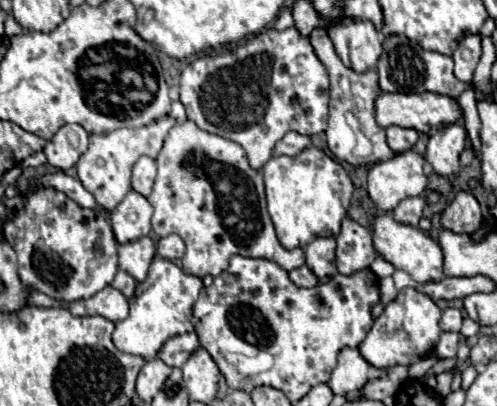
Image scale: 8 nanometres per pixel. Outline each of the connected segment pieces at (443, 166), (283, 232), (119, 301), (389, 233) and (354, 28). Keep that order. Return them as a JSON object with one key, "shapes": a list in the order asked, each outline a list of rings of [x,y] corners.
{"shapes":[[[[448,124],[430,136],[426,146],[426,160],[440,176],[452,176],[460,168],[460,154],[466,146],[466,130],[462,124]]],[[[304,148],[298,156],[274,156],[264,168],[268,214],[276,228],[276,236],[286,250],[306,248],[314,236],[338,236],[342,218],[346,216],[354,192],[348,172],[332,160],[324,150]]],[[[106,286],[88,300],[79,300],[66,306],[75,316],[104,316],[106,320],[120,322],[128,316],[128,300],[112,286]]],[[[378,212],[378,216],[372,220],[372,236],[374,236],[376,250],[394,268],[410,274],[410,278],[416,280],[418,284],[438,282],[444,276],[444,272],[442,272],[442,250],[440,250],[438,242],[434,242],[426,232],[422,232],[414,226],[400,224],[400,222],[392,220],[390,212]]],[[[342,20],[328,28],[328,36],[344,66],[354,72],[376,70],[382,56],[382,40],[370,20]]]]}

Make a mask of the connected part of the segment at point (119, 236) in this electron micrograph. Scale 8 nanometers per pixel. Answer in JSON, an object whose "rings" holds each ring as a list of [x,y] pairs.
{"rings":[[[130,190],[116,208],[106,212],[118,244],[126,244],[150,234],[152,206],[136,190]]]}

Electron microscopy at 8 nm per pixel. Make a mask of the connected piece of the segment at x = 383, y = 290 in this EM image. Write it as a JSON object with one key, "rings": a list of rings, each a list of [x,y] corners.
{"rings":[[[388,276],[388,278],[382,278],[380,280],[380,298],[382,298],[382,302],[384,304],[388,304],[388,302],[392,302],[394,298],[396,298],[398,294],[398,290],[394,284],[394,280]]]}

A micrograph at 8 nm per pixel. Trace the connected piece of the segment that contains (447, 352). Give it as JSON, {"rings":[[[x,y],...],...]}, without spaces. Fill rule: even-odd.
{"rings":[[[442,332],[440,342],[434,348],[434,354],[438,360],[446,360],[446,358],[454,358],[456,350],[458,350],[458,340],[460,334],[458,332]]]}

